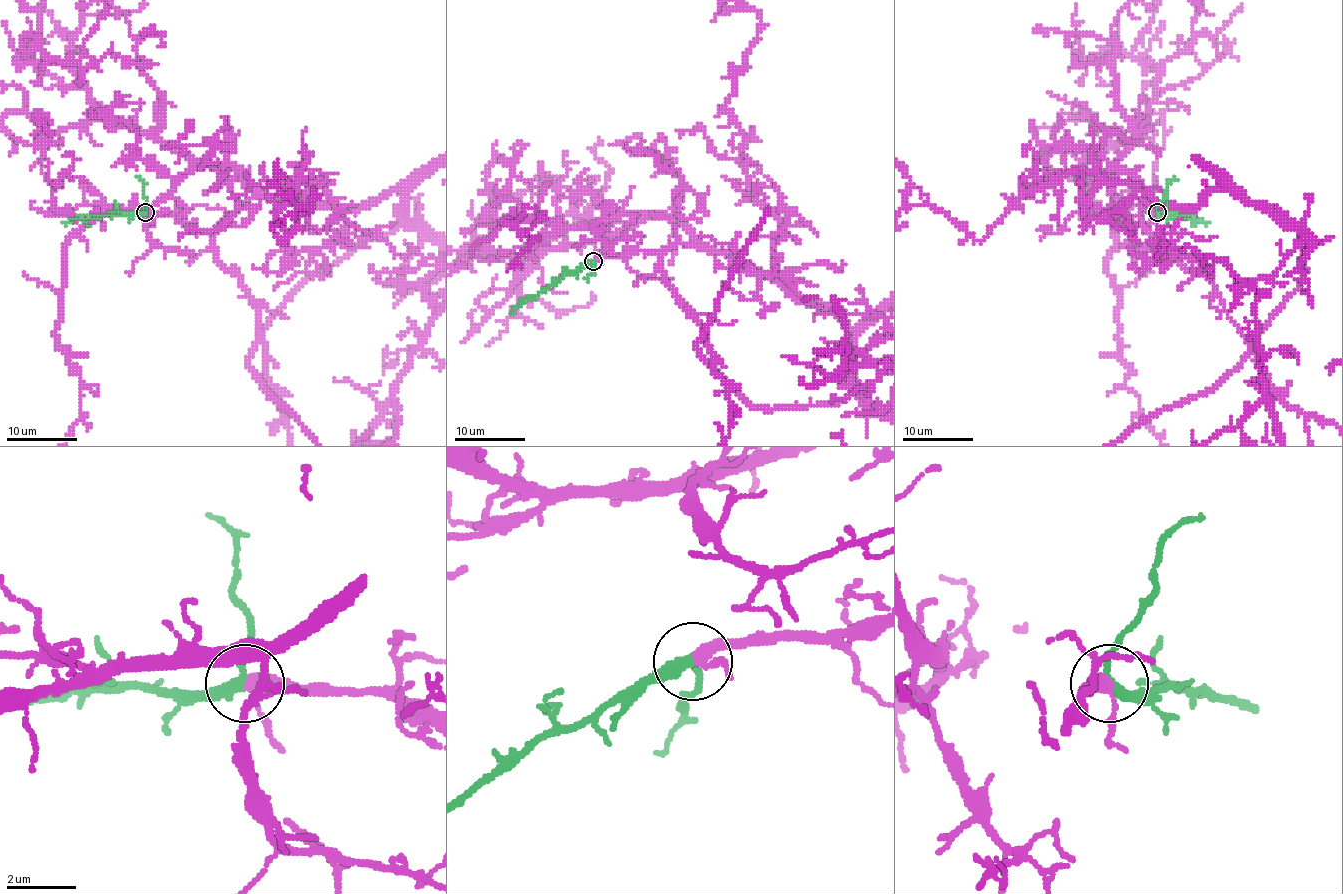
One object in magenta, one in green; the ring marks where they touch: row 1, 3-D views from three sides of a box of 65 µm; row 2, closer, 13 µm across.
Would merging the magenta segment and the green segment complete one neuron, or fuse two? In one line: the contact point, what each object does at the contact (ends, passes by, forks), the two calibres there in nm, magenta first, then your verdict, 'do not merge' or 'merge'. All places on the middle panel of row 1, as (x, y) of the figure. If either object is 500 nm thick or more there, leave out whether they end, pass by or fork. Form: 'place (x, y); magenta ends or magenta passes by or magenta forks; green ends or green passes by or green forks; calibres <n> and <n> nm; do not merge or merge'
place (593, 261); magenta passes by; green passes by; calibres 320 and 280 nm; merge

